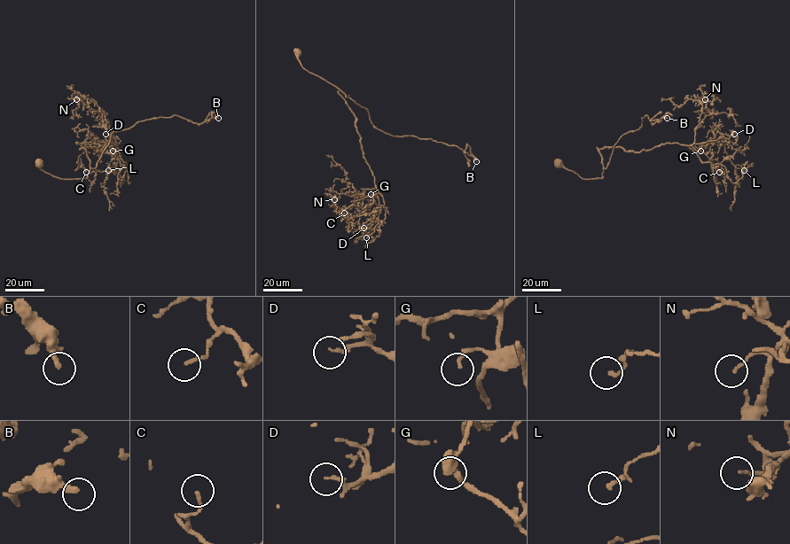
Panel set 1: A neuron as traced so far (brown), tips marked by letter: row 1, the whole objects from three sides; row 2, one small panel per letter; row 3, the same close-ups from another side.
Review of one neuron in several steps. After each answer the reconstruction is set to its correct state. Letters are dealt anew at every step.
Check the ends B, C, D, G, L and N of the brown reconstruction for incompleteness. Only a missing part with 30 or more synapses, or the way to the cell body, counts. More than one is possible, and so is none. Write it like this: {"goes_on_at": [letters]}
{"goes_on_at": ["B", "D"]}

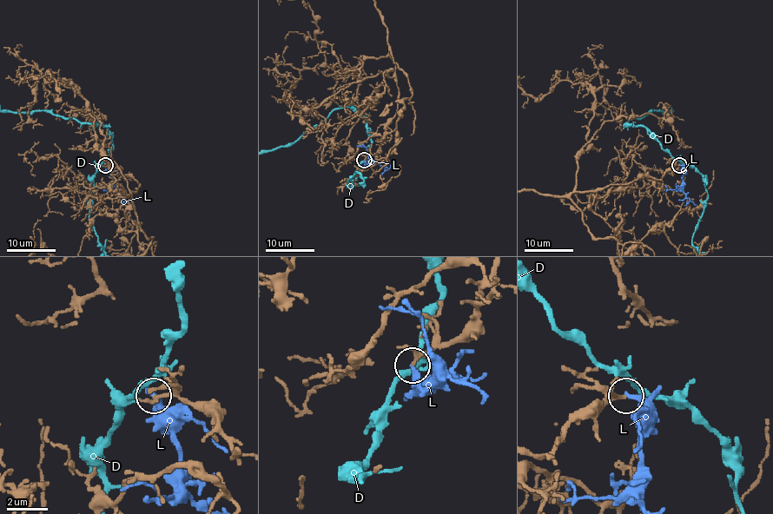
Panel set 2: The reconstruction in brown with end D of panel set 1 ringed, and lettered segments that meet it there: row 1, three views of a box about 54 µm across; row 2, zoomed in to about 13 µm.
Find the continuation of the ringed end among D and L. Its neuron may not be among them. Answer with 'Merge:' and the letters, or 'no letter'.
Merge: no letter

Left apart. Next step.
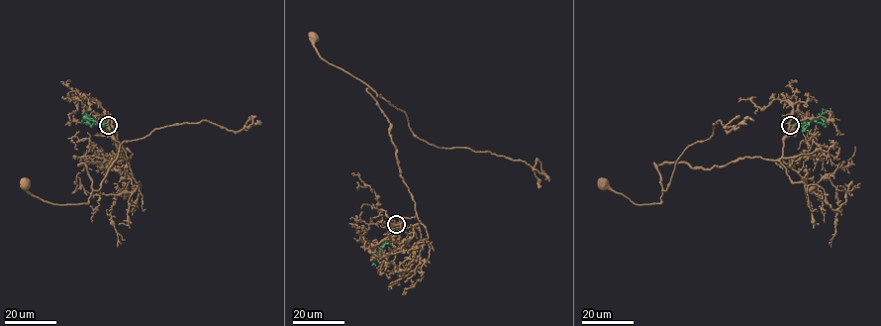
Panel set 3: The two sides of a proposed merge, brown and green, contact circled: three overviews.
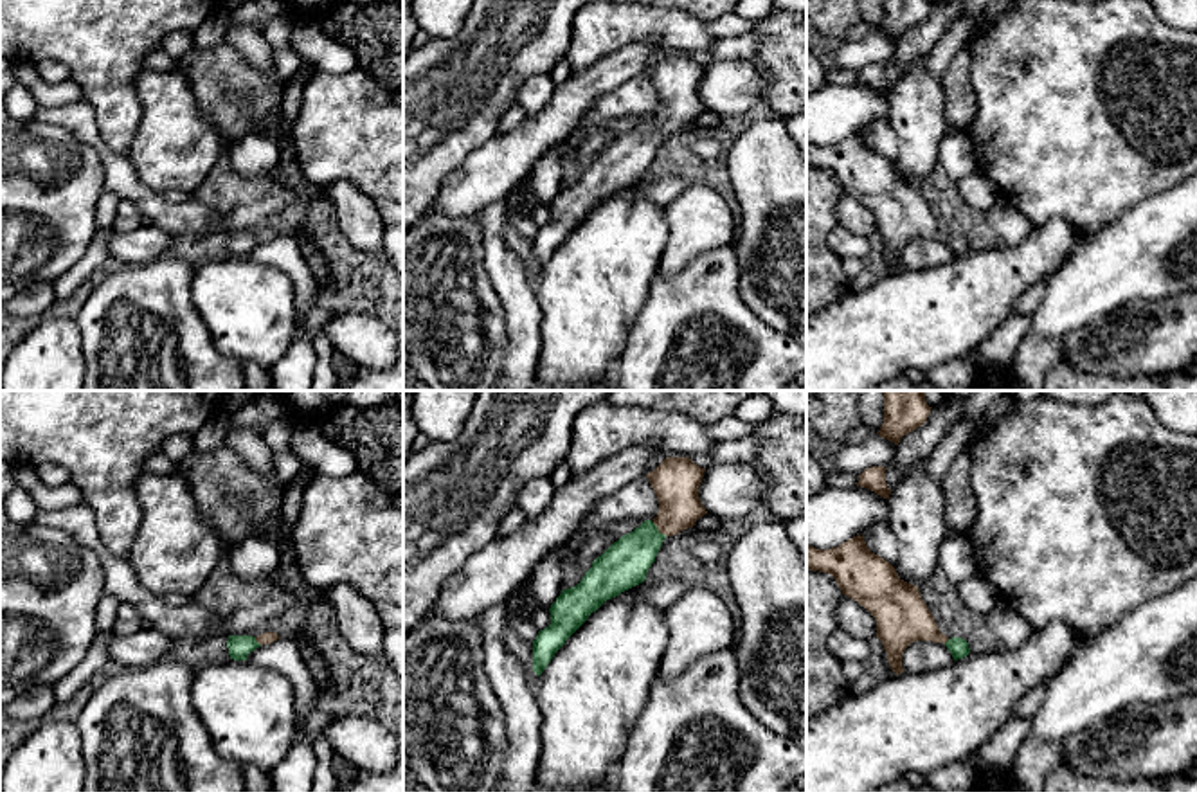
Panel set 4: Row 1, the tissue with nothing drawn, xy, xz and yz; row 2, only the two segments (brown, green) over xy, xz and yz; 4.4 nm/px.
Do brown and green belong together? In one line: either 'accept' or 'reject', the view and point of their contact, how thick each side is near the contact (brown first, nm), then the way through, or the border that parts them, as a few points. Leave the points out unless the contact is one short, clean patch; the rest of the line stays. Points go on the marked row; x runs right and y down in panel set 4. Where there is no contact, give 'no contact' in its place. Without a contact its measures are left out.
accept | xz (659, 530) | 220/200 nm | across xz (675, 481), (675, 513), (659, 530), (625, 564)

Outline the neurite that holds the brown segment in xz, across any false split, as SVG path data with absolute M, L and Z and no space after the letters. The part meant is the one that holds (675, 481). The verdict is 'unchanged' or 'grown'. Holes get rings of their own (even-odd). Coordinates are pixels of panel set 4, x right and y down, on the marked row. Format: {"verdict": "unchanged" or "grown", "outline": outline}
{"verdict": "grown", "outline": "M666 457L646 473L659 500L657 517L614 542L581 581L562 590L551 605L551 625L533 641L533 671L538 677L592 612L646 580L666 536L693 527L707 513L698 499L704 472L689 457Z"}

